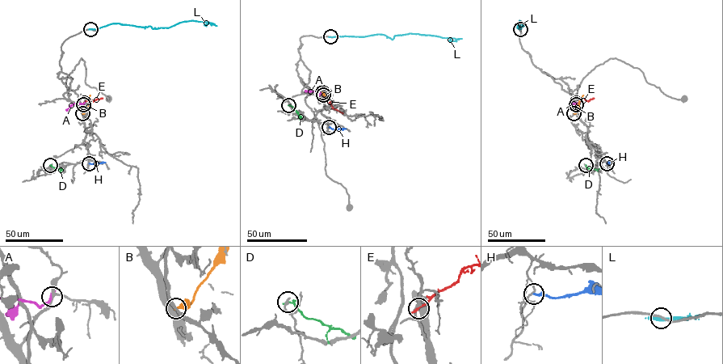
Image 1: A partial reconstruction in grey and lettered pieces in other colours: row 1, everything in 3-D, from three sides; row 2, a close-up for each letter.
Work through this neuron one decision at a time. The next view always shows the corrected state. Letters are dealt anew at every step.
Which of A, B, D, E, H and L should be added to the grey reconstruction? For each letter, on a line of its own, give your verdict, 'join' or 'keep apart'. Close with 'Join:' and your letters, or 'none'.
A: keep apart
B: keep apart
D: keep apart
E: keep apart
H: keep apart
L: keep apart
Join: none

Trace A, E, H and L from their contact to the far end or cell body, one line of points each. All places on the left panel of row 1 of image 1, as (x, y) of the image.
A: (84, 103), (73, 103), (66, 111)
E: (83, 104), (87, 99), (102, 98)
H: (89, 163), (105, 162)
L: (90, 29), (117, 23), (157, 29), (192, 20), (211, 23), (206, 26)

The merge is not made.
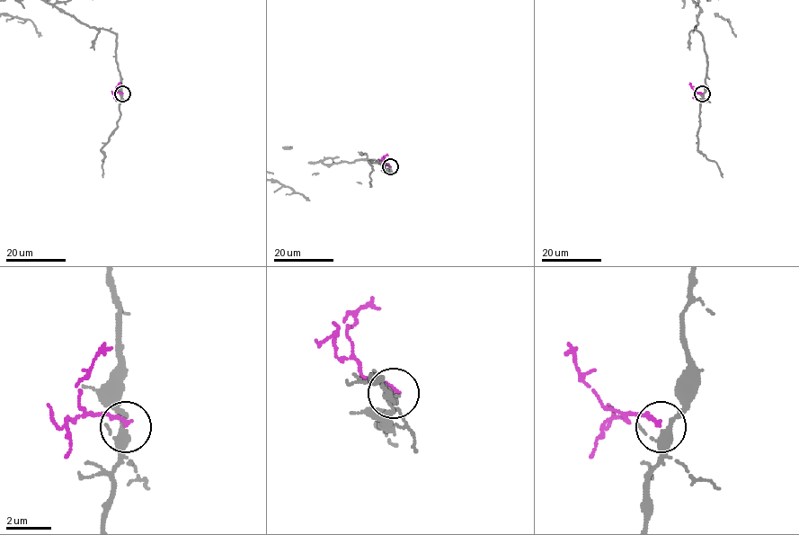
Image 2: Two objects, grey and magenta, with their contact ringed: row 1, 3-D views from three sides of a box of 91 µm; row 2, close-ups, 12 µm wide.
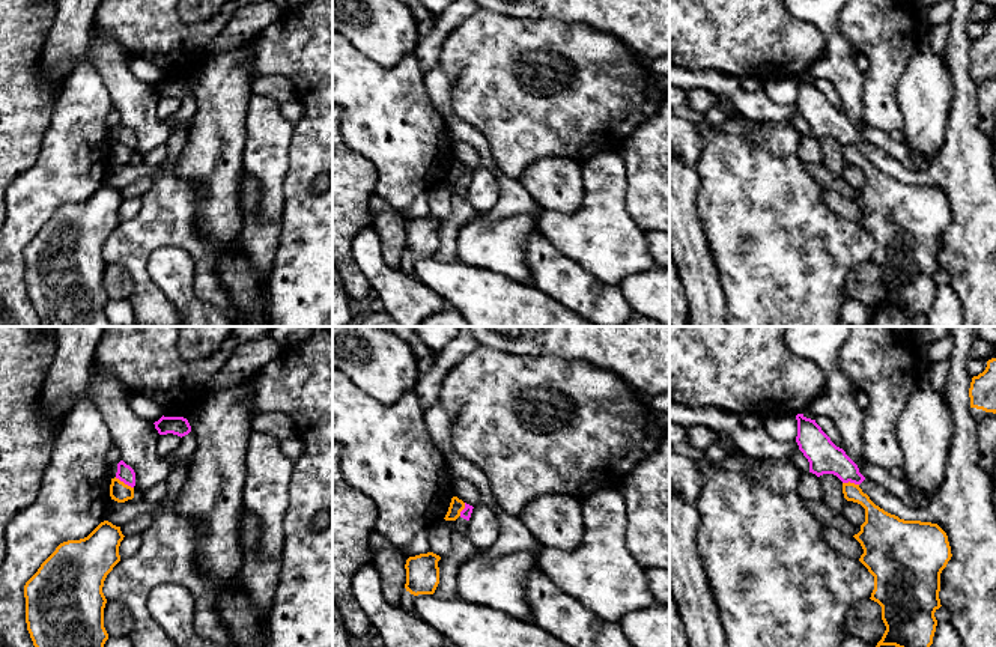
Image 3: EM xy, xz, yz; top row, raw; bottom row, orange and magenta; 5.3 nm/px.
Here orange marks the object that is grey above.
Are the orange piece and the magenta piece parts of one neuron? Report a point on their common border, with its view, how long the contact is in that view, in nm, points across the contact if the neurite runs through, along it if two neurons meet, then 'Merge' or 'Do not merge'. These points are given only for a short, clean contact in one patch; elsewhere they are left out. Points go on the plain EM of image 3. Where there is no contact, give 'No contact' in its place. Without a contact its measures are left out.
Touches orange at xy (122, 145). Shared border 120 nm. Boundary: xy (115, 140), (133, 151). Do not merge

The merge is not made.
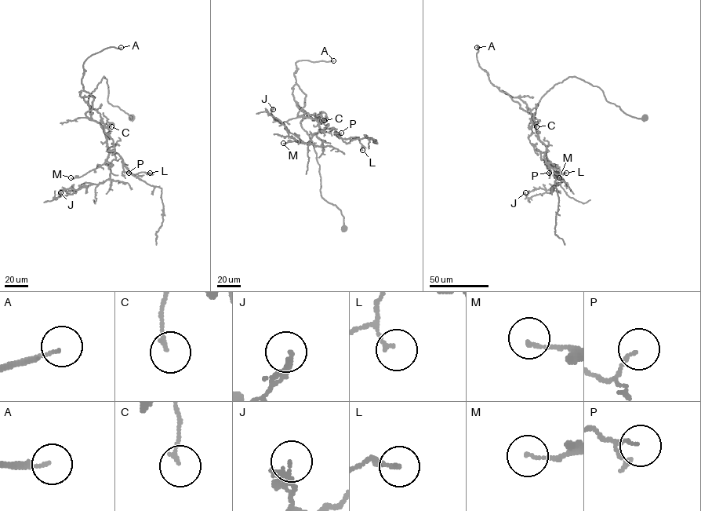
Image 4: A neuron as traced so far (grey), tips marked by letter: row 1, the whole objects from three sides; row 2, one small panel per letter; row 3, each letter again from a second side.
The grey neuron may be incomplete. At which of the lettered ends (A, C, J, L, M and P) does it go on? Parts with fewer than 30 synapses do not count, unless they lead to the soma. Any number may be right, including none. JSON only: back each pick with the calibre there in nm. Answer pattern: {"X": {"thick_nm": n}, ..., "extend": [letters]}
{"A": {"thick_nm": 110}, "extend": ["A"]}

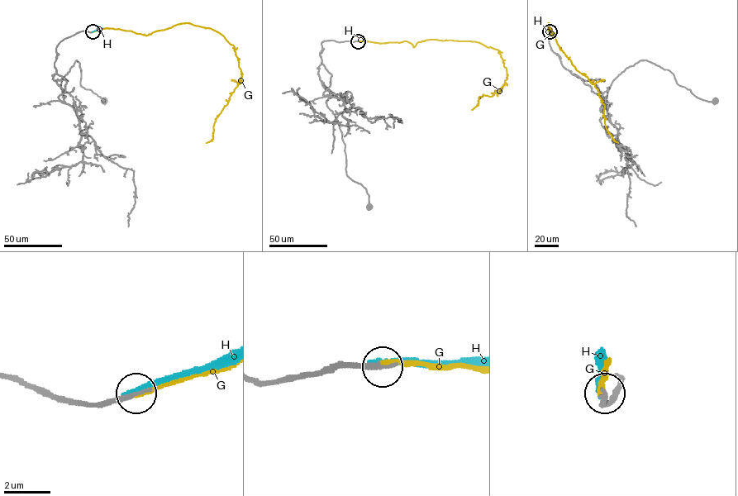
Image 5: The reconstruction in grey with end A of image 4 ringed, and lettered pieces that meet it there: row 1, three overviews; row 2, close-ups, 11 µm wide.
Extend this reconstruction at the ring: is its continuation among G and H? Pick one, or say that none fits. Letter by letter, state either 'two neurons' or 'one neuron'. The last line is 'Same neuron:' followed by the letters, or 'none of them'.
G: one neuron
H: two neurons
Same neuron: G

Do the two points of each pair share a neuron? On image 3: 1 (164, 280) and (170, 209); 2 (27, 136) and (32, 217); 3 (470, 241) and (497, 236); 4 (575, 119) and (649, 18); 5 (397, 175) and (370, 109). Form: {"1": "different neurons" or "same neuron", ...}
{"1": "different neurons", "2": "different neurons", "3": "same neuron", "4": "different neurons", "5": "same neuron"}

